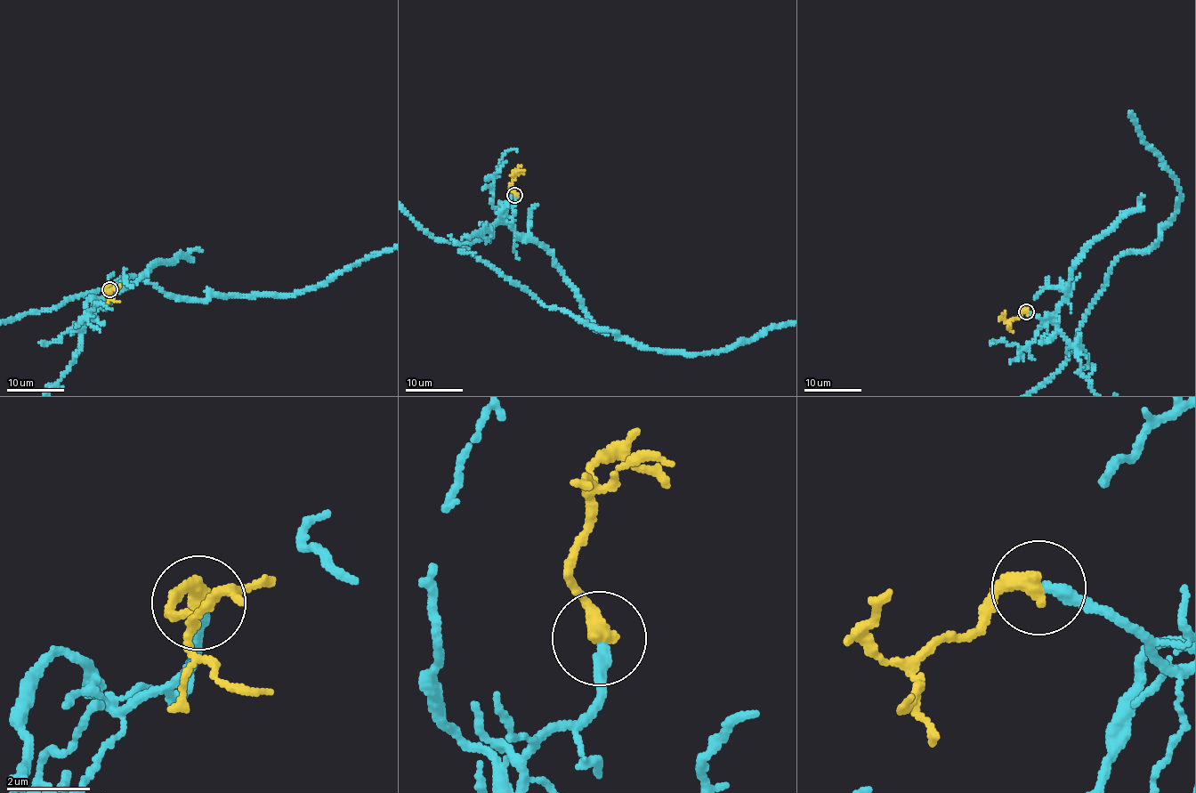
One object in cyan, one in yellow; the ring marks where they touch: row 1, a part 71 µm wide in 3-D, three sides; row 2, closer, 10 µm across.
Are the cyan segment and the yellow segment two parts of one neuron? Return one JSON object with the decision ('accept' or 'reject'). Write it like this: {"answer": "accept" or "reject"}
{"answer": "accept"}

